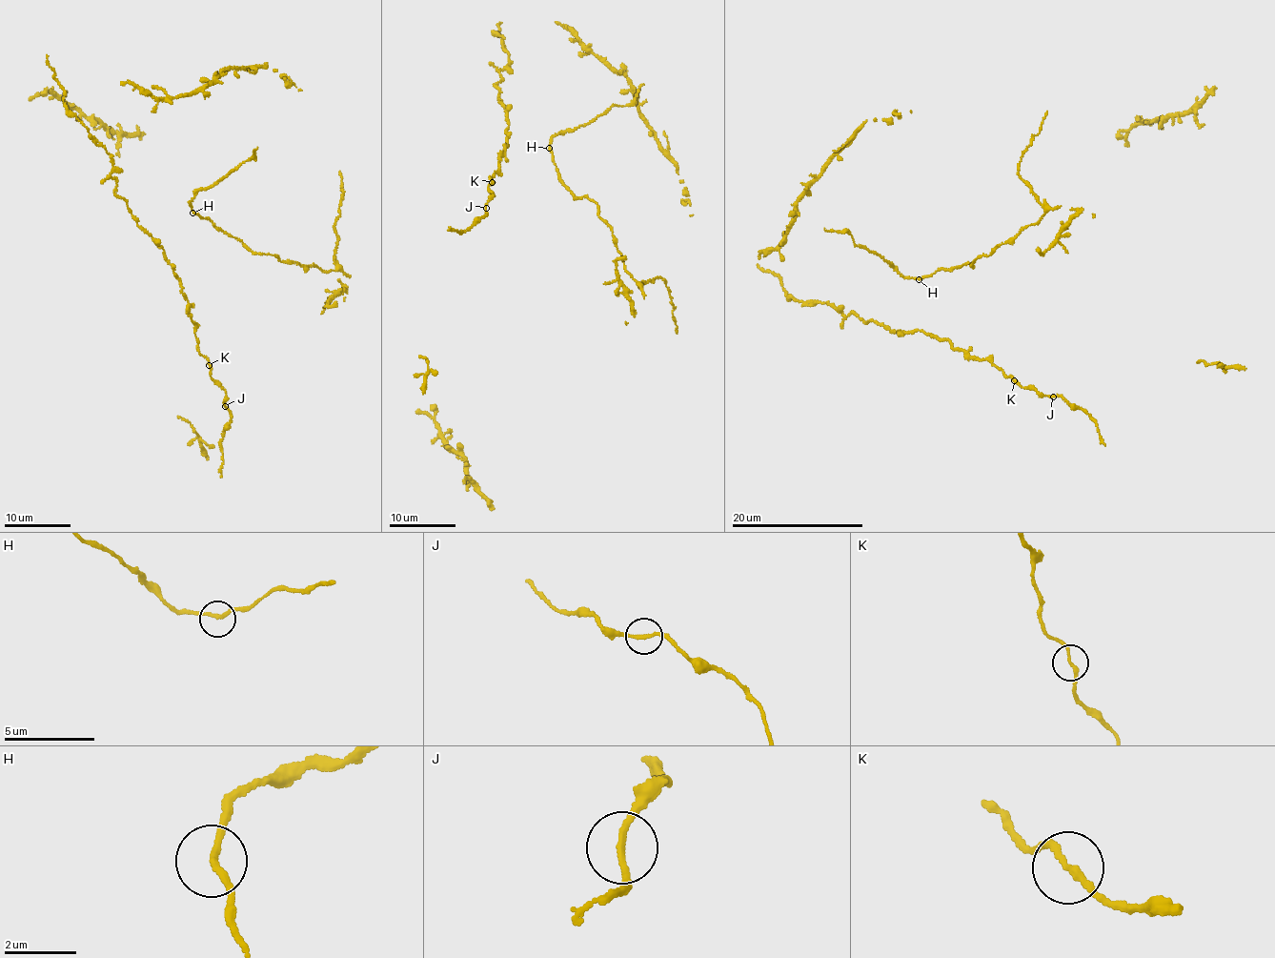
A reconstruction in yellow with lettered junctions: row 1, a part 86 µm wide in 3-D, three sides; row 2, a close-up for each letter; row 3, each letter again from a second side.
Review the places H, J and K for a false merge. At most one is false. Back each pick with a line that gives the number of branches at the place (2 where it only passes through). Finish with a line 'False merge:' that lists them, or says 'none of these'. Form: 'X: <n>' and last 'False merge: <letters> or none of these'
False merge: none of these

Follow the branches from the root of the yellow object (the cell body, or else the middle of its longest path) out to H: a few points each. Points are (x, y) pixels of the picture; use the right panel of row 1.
H: (972, 267), (964, 264), (950, 270), (938, 270), (919, 279)

